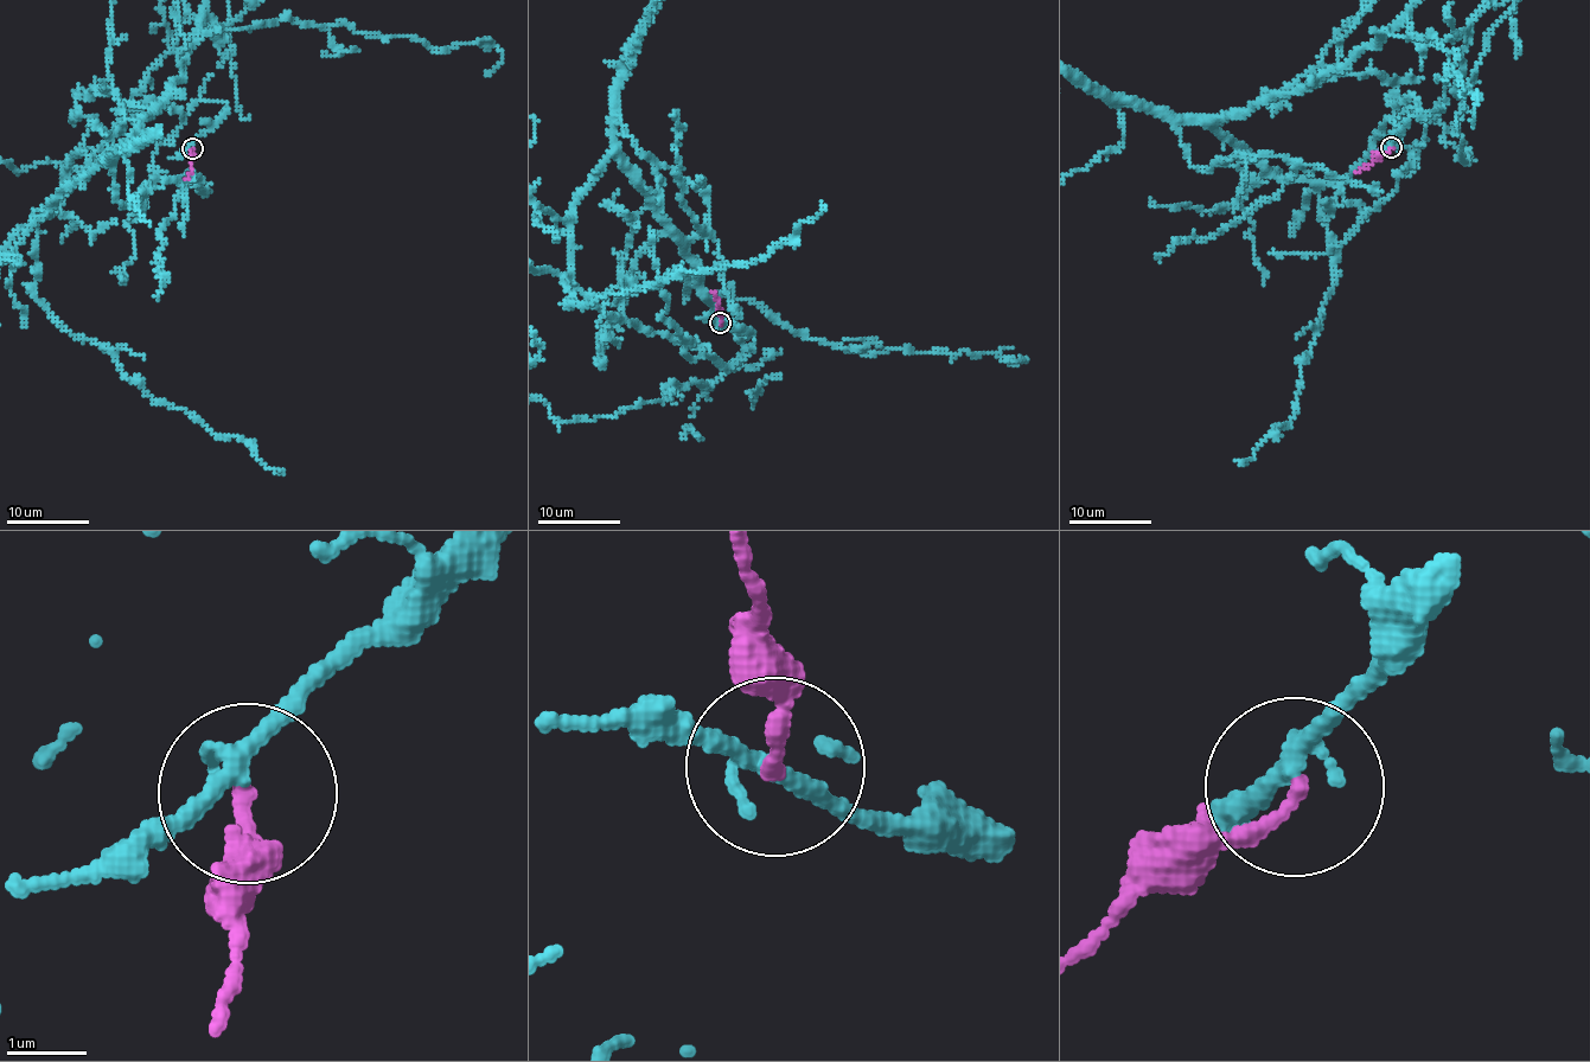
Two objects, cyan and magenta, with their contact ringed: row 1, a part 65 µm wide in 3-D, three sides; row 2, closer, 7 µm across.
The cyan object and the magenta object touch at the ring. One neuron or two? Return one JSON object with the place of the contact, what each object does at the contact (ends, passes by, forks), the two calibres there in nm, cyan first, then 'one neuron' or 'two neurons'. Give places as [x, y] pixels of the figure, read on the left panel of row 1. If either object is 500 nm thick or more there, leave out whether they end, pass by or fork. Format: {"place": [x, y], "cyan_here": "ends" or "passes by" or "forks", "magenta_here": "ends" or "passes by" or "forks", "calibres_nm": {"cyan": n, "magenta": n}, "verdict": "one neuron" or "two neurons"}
{"place": [192, 148], "cyan_here": "forks", "magenta_here": "ends", "calibres_nm": {"cyan": 180, "magenta": 200}, "verdict": "two neurons"}

